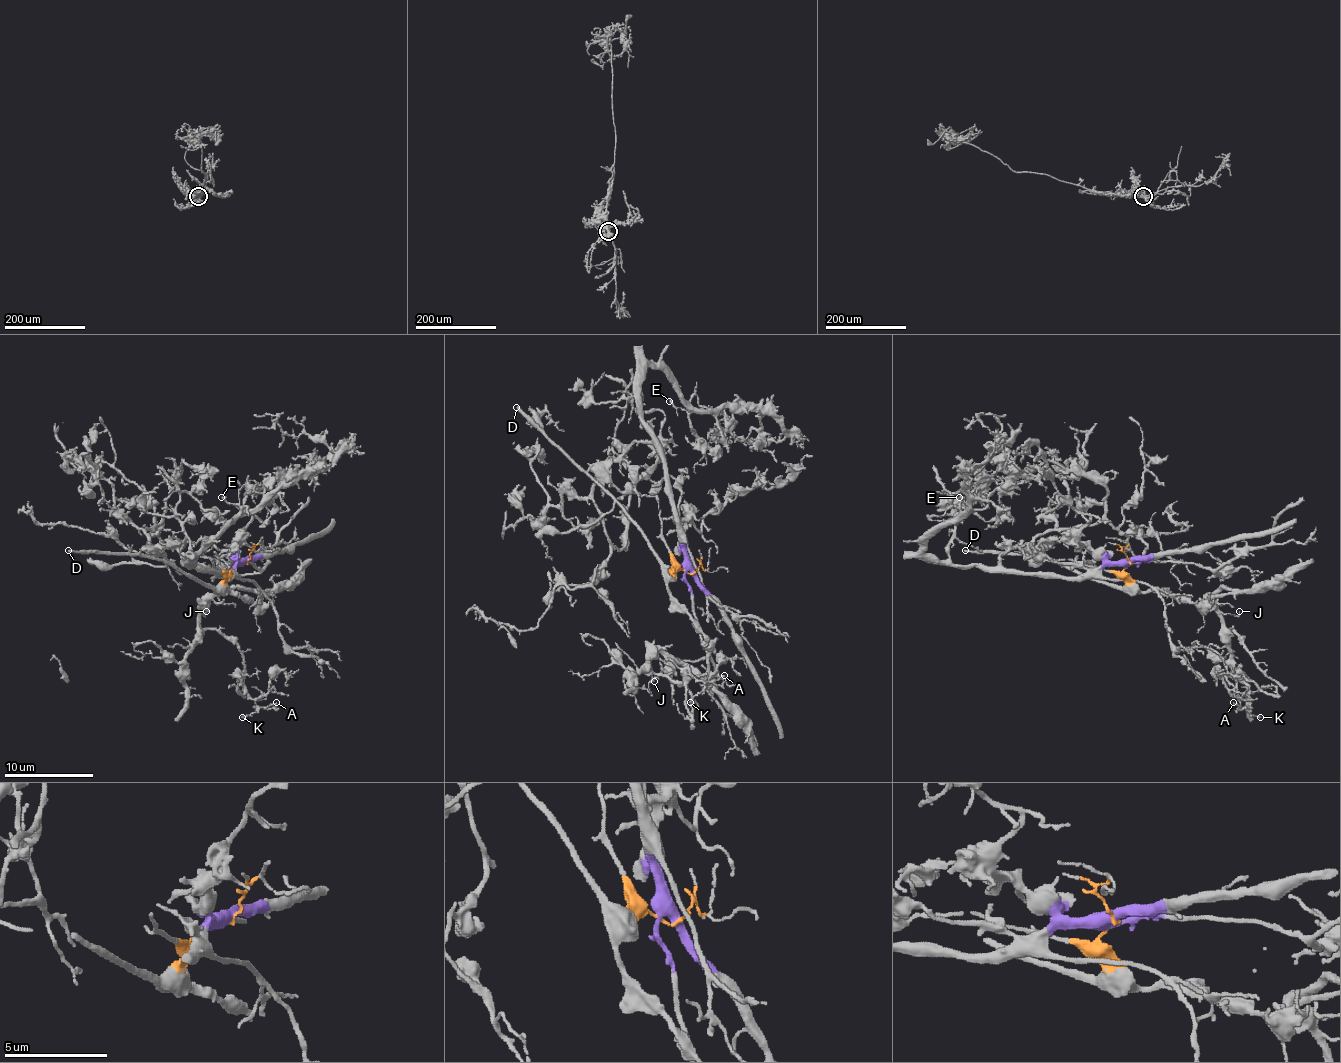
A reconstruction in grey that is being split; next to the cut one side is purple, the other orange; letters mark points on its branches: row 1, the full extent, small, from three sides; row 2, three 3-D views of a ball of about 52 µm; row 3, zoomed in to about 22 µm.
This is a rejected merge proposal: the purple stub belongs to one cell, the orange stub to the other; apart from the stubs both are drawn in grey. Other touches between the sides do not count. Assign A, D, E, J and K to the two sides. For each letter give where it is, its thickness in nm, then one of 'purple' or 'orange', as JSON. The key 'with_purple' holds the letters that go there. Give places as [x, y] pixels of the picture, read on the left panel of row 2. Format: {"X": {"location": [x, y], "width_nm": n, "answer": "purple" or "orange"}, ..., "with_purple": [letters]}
{"A": {"location": [276, 702], "width_nm": 130, "answer": "orange"}, "D": {"location": [68, 550], "width_nm": 200, "answer": "orange"}, "E": {"location": [221, 497], "width_nm": 170, "answer": "purple"}, "J": {"location": [206, 611], "width_nm": 110, "answer": "orange"}, "K": {"location": [242, 717], "width_nm": 140, "answer": "orange"}, "with_purple": ["E"]}

